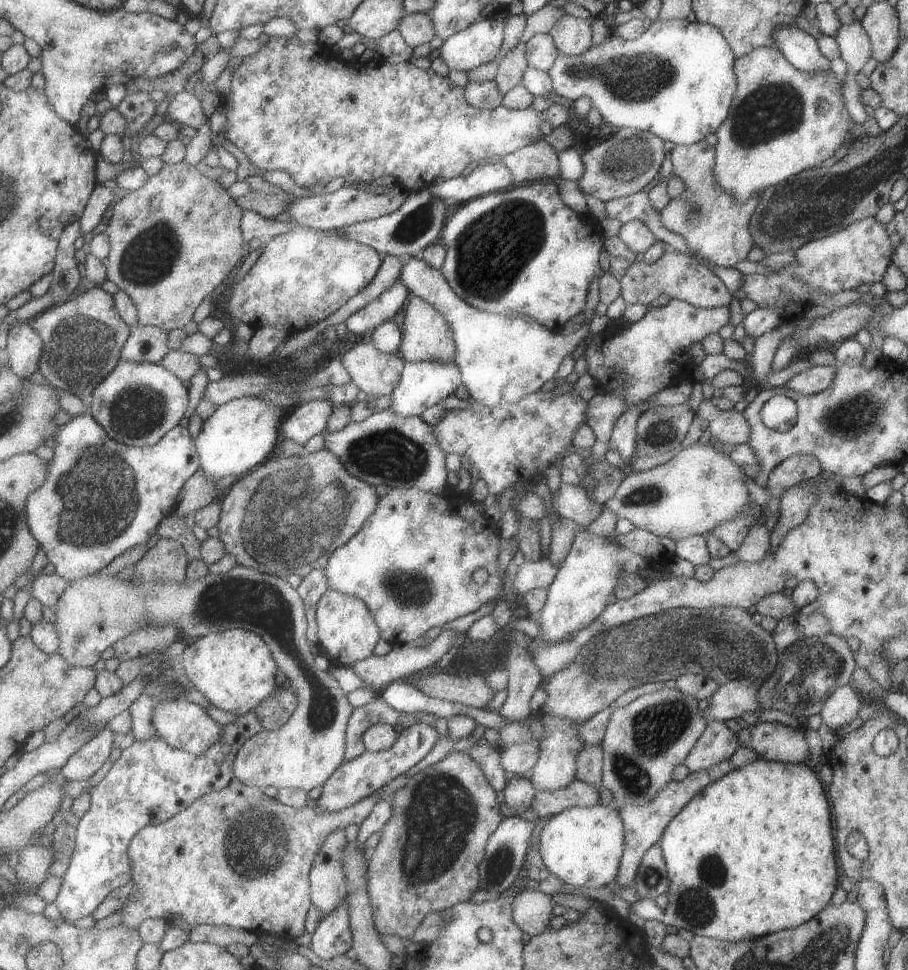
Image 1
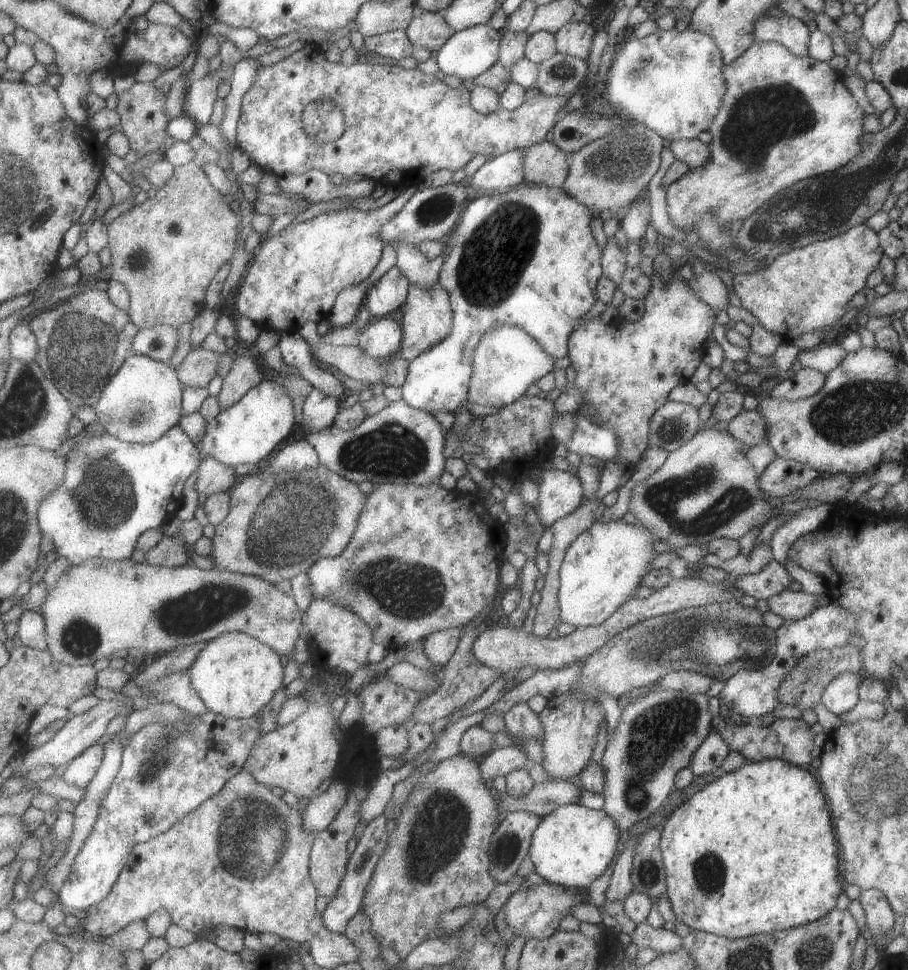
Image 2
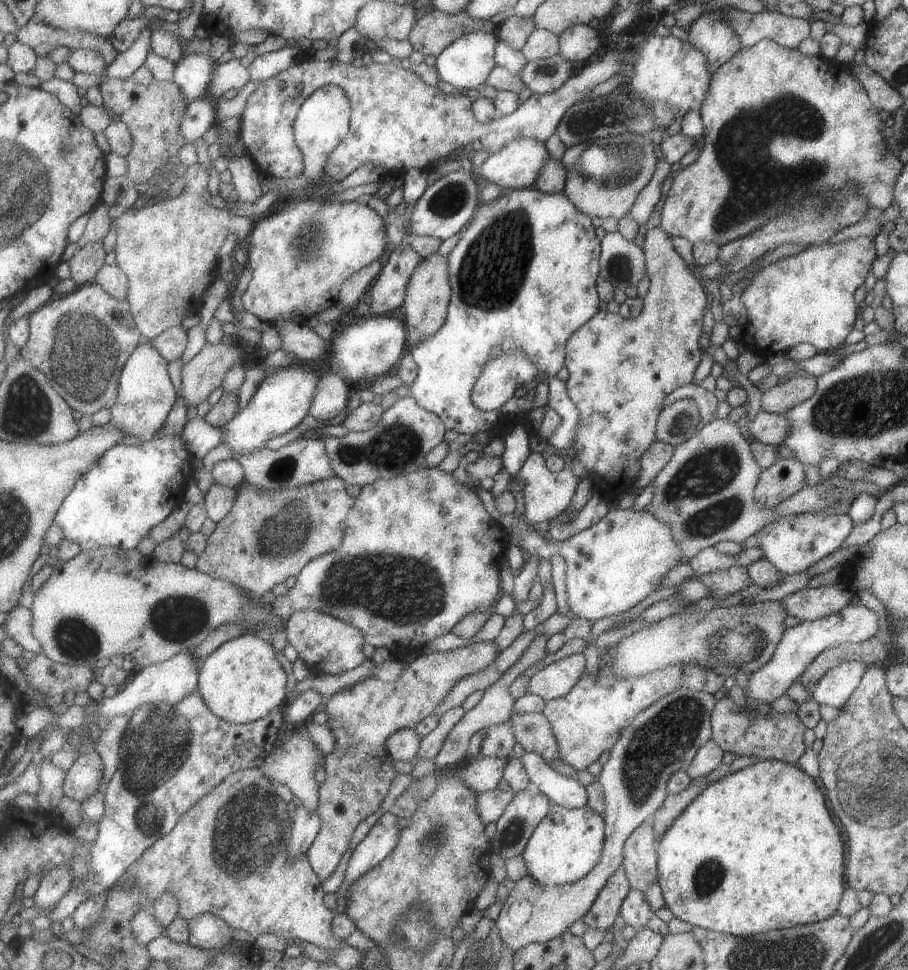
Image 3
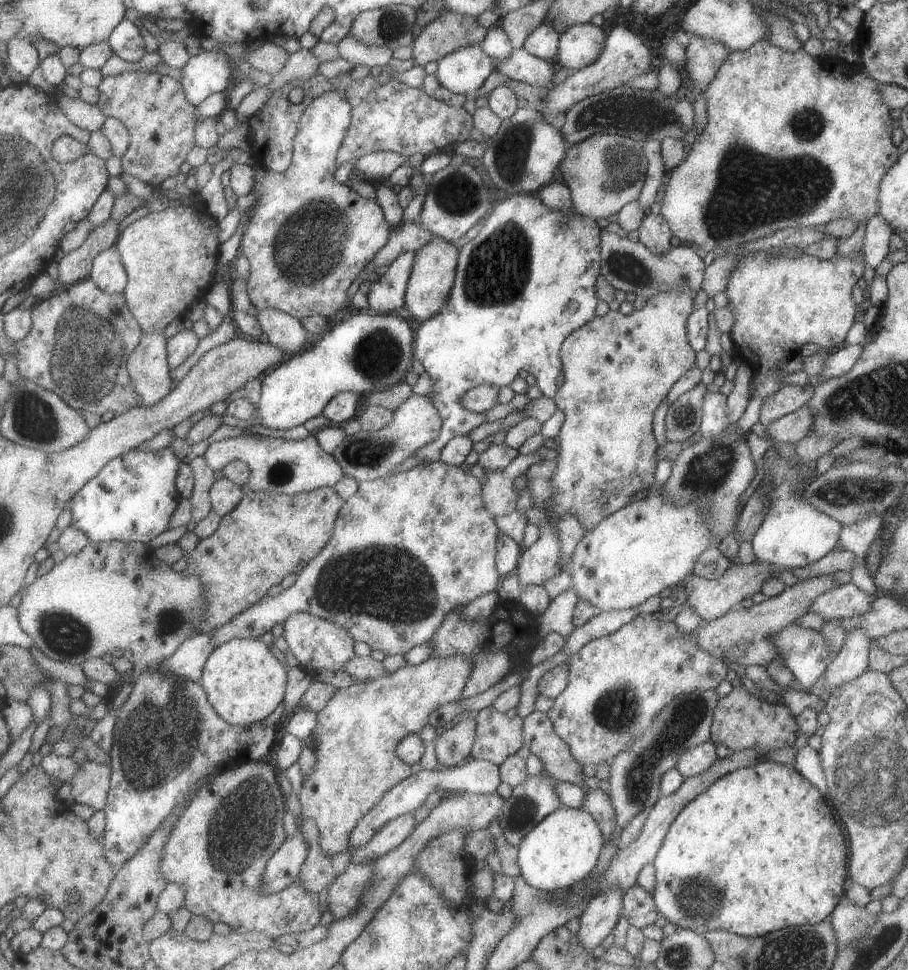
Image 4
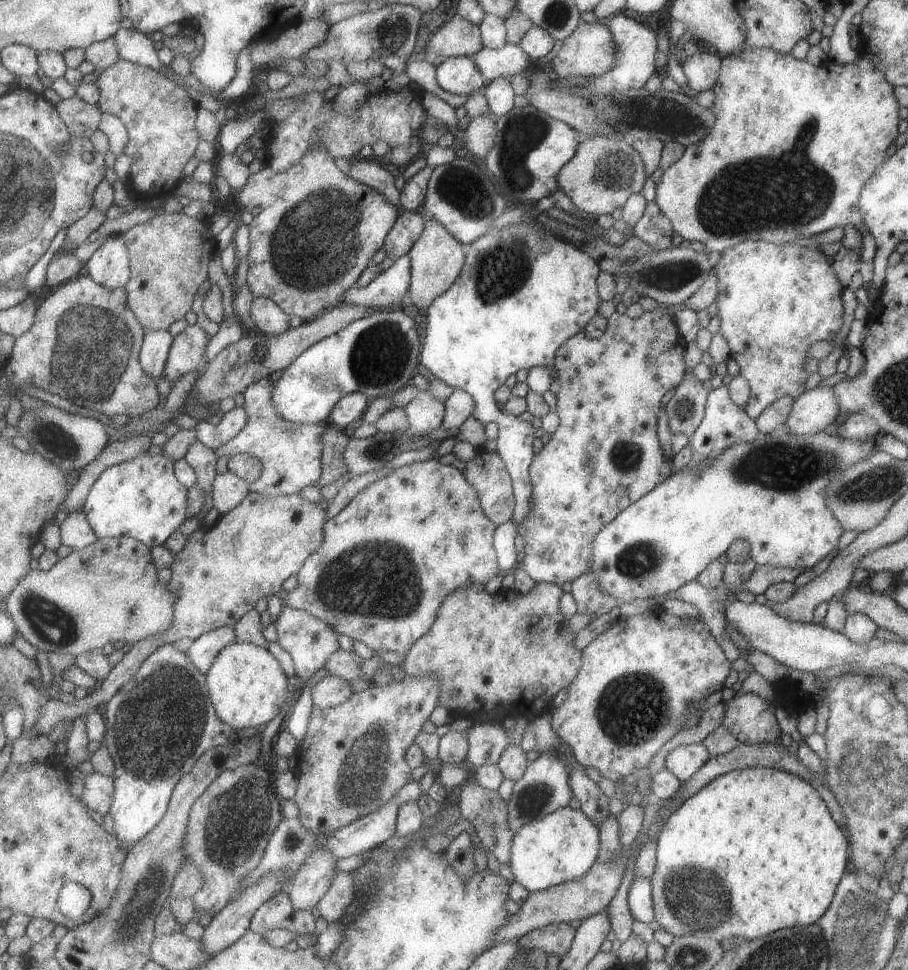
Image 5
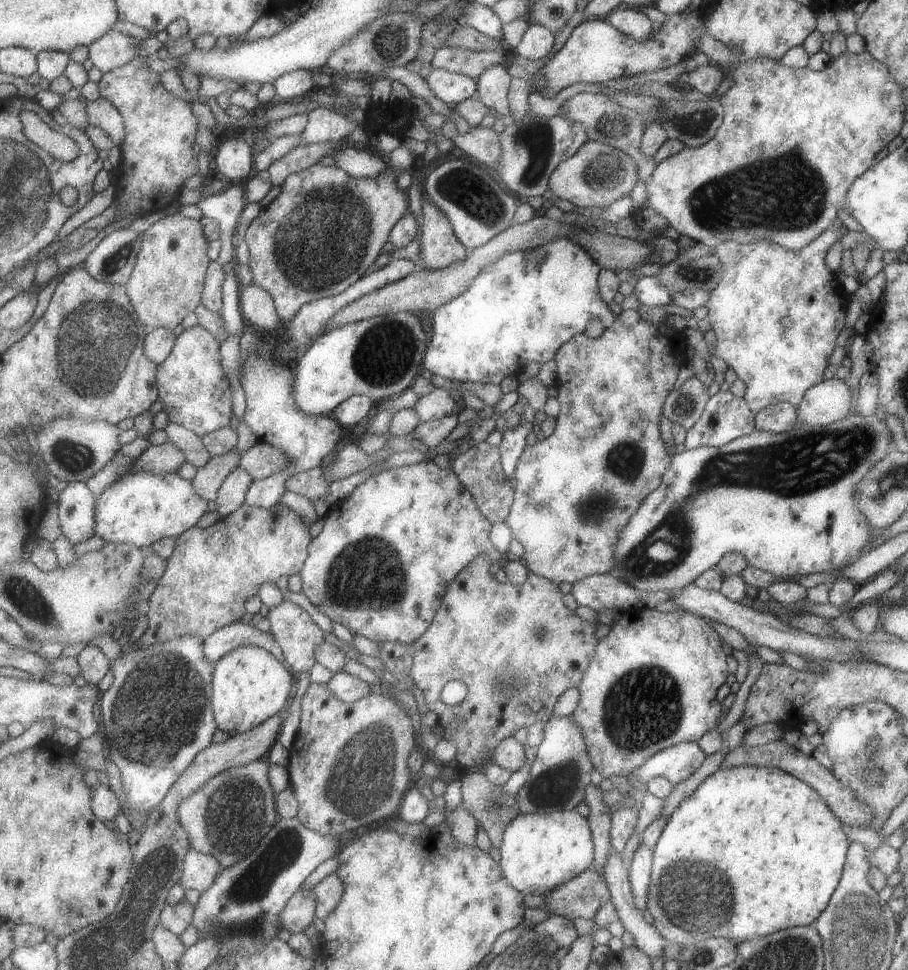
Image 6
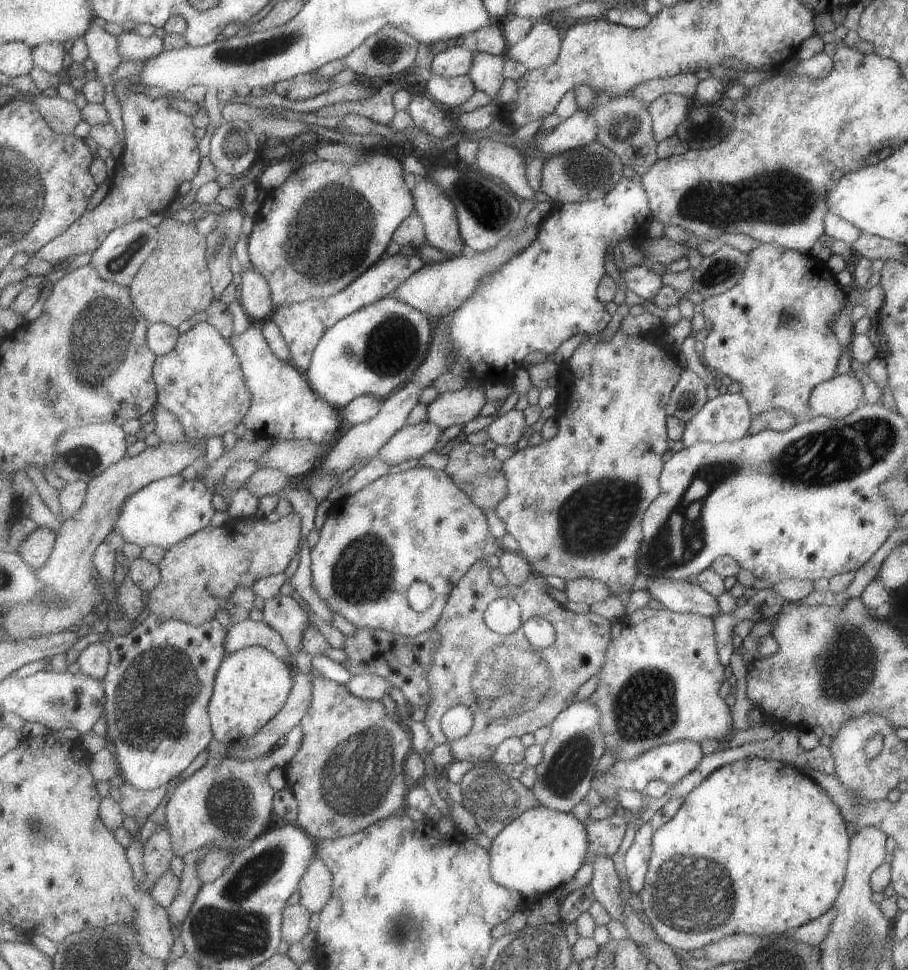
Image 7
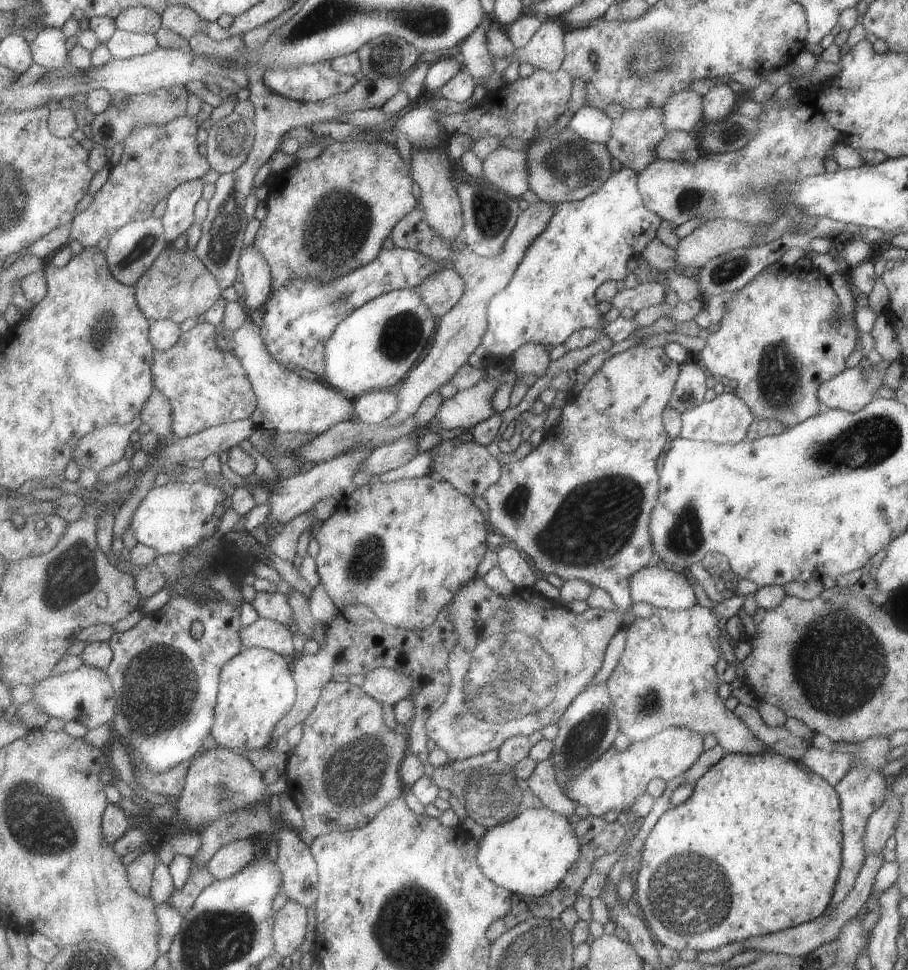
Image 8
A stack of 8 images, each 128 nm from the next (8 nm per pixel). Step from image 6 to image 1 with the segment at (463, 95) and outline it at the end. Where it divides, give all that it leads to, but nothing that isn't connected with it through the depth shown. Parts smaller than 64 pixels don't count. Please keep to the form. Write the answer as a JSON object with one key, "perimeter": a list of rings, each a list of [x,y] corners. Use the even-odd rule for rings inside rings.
{"perimeter":[[[485,17],[466,30],[451,36],[440,48],[440,56],[454,70],[471,73],[501,56],[506,40],[507,19]]]}

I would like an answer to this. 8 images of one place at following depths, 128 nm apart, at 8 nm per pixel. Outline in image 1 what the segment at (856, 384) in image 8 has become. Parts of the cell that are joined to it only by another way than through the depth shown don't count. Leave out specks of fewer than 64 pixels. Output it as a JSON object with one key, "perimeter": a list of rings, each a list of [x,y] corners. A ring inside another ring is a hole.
{"perimeter":[[[702,399],[695,410],[696,416],[704,421],[705,428],[710,428],[712,441],[720,444],[748,443],[751,435],[751,426],[743,412],[719,411],[715,405]]]}

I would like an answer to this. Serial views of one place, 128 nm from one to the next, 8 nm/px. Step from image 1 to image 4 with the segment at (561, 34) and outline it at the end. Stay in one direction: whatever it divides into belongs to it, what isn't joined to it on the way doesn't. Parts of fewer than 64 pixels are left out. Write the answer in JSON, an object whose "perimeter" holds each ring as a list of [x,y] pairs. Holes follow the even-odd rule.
{"perimeter":[[[590,21],[572,25],[567,33],[561,35],[559,66],[575,72],[592,65],[605,50],[604,42],[607,42],[606,32]]]}

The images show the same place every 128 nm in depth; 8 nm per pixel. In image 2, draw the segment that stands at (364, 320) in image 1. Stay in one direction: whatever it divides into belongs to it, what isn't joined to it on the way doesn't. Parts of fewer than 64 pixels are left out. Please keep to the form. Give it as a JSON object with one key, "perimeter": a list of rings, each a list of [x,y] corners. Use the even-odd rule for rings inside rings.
{"perimeter":[[[394,265],[372,288],[366,305],[372,312],[373,319],[381,319],[409,302],[413,282],[401,269]]]}

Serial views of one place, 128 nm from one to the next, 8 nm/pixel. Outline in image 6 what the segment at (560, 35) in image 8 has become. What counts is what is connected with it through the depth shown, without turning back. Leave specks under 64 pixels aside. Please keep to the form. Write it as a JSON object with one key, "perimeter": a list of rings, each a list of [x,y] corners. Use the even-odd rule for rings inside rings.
{"perimeter":[[[534,23],[526,33],[522,44],[515,48],[517,54],[530,60],[540,60],[556,50],[556,34],[549,27]]]}

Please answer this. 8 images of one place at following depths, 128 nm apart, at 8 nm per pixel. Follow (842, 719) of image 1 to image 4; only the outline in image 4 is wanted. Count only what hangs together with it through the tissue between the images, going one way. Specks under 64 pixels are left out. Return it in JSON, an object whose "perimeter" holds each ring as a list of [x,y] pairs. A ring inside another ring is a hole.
{"perimeter":[[[855,628],[846,633],[843,645],[835,659],[823,674],[826,678],[826,696],[831,688],[858,678],[868,670],[868,652],[872,645],[871,636],[863,628]]]}

